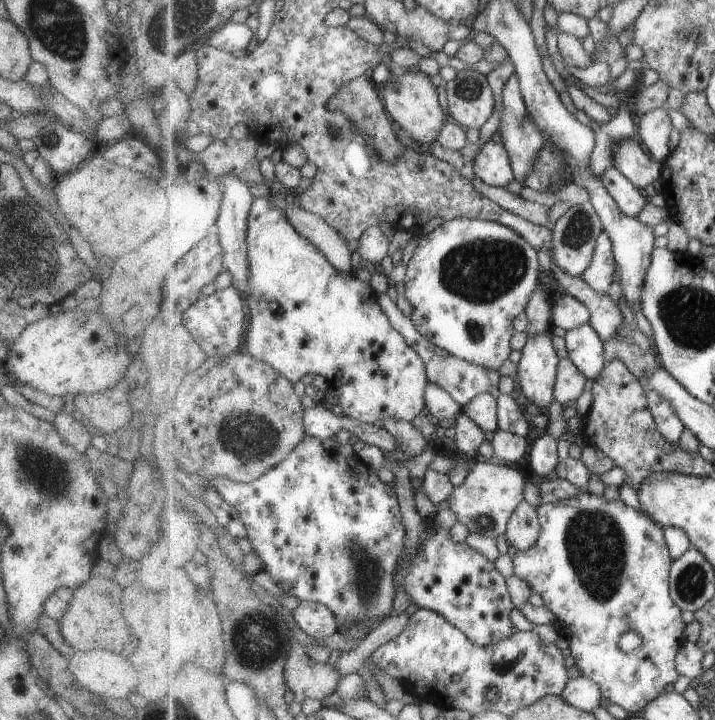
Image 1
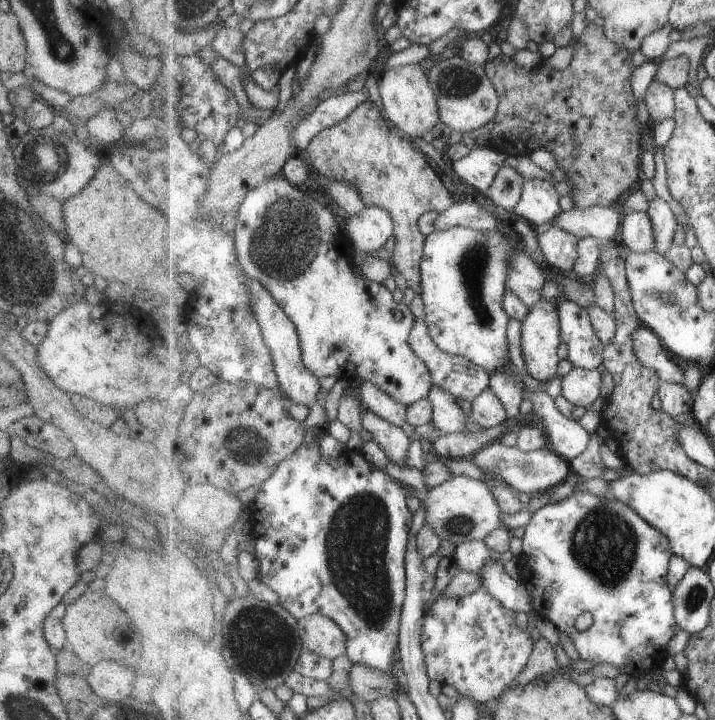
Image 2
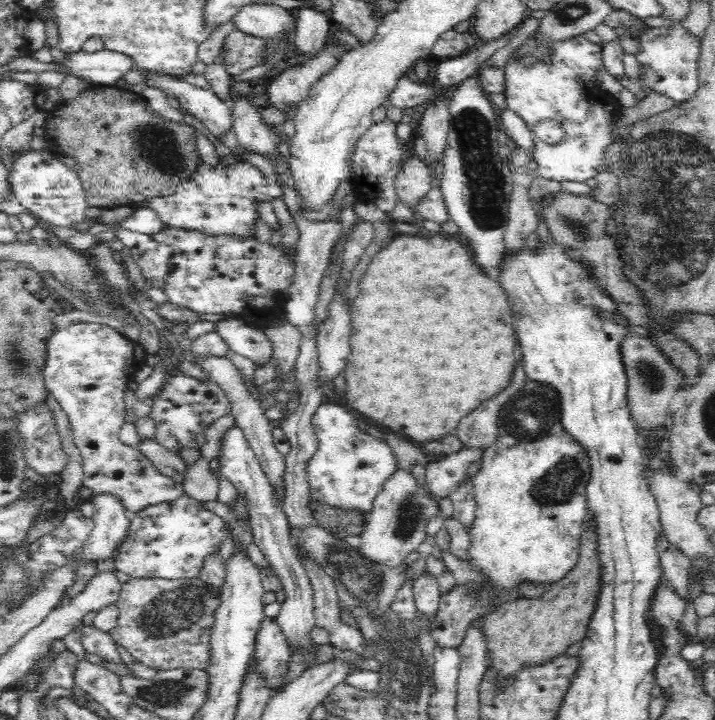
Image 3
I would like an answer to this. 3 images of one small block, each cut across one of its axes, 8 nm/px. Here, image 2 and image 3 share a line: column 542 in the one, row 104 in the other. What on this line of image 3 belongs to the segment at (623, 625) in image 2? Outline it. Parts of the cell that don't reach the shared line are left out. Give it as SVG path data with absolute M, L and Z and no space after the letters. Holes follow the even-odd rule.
M584 35L571 37L566 42L558 42L554 44L554 52L552 56L548 56L548 60L534 64L534 66L522 66L515 62L514 55L506 62L504 66L506 98L508 108L516 112L528 125L530 133L536 122L542 120L554 120L564 129L564 140L558 144L546 144L542 140L538 140L532 134L534 142L533 154L536 163L536 170L539 176L549 181L572 181L585 183L590 178L605 170L604 152L608 145L615 141L613 138L613 128L615 117L618 112L617 100L611 94L606 94L601 90L598 83L598 70L603 68L602 45L592 43L586 39Z

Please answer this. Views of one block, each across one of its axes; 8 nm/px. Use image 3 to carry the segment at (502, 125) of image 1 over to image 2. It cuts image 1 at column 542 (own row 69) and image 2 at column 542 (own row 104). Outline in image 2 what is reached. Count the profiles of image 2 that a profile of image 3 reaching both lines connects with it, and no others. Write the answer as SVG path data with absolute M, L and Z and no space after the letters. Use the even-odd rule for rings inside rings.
M524 180L521 202L512 212L527 220L533 228L551 224L563 210L559 206L560 195L554 184L547 180Z

